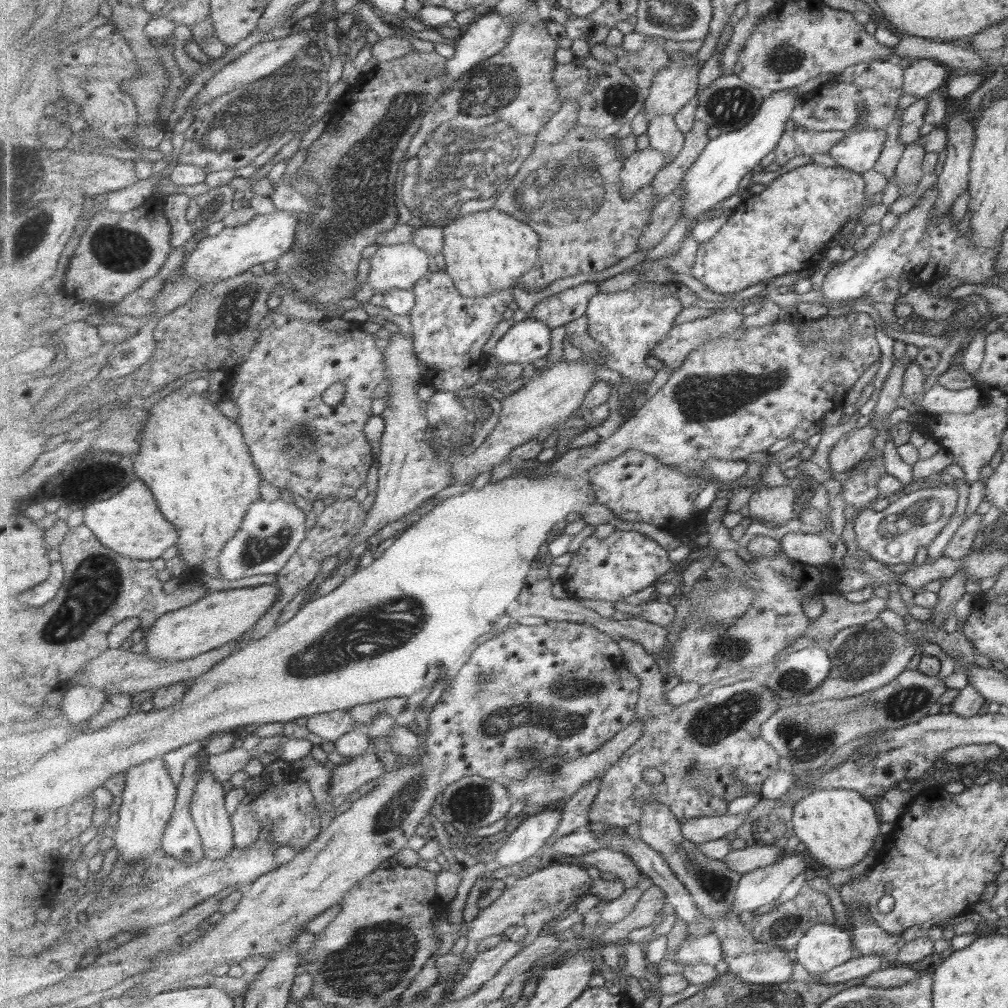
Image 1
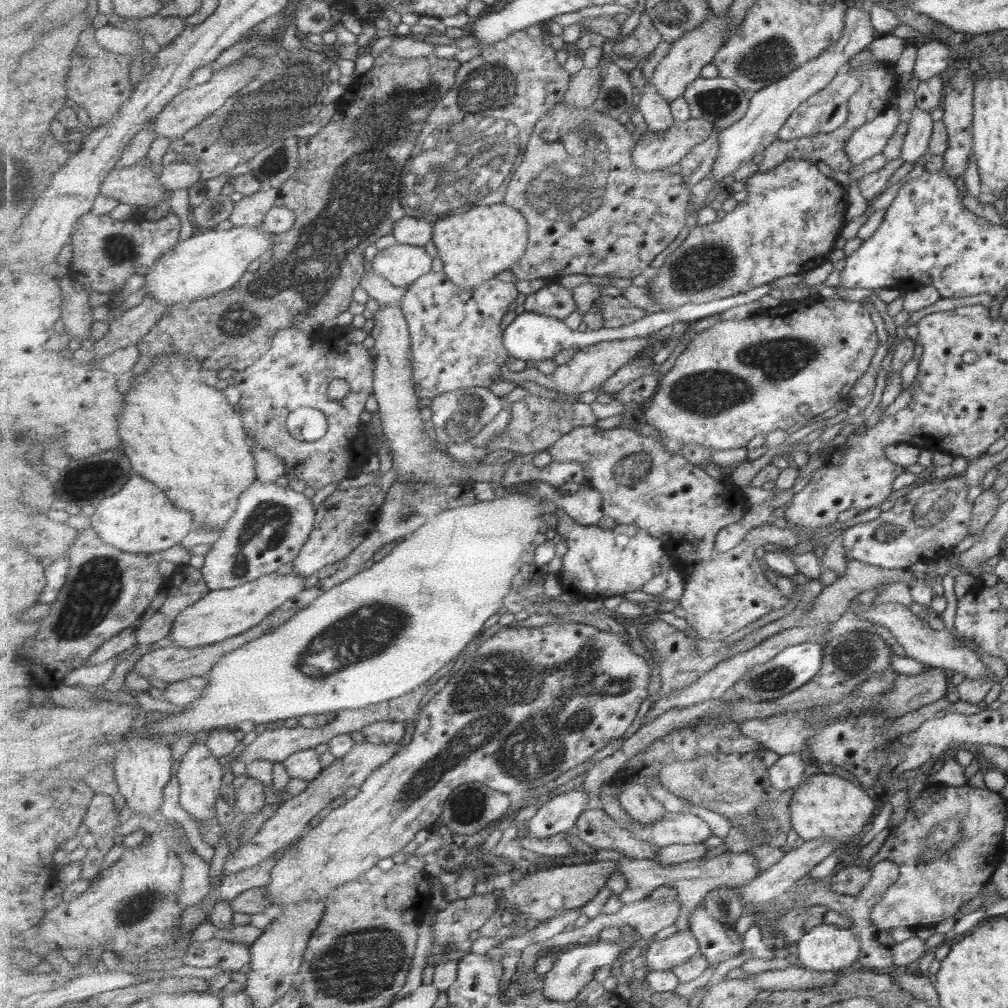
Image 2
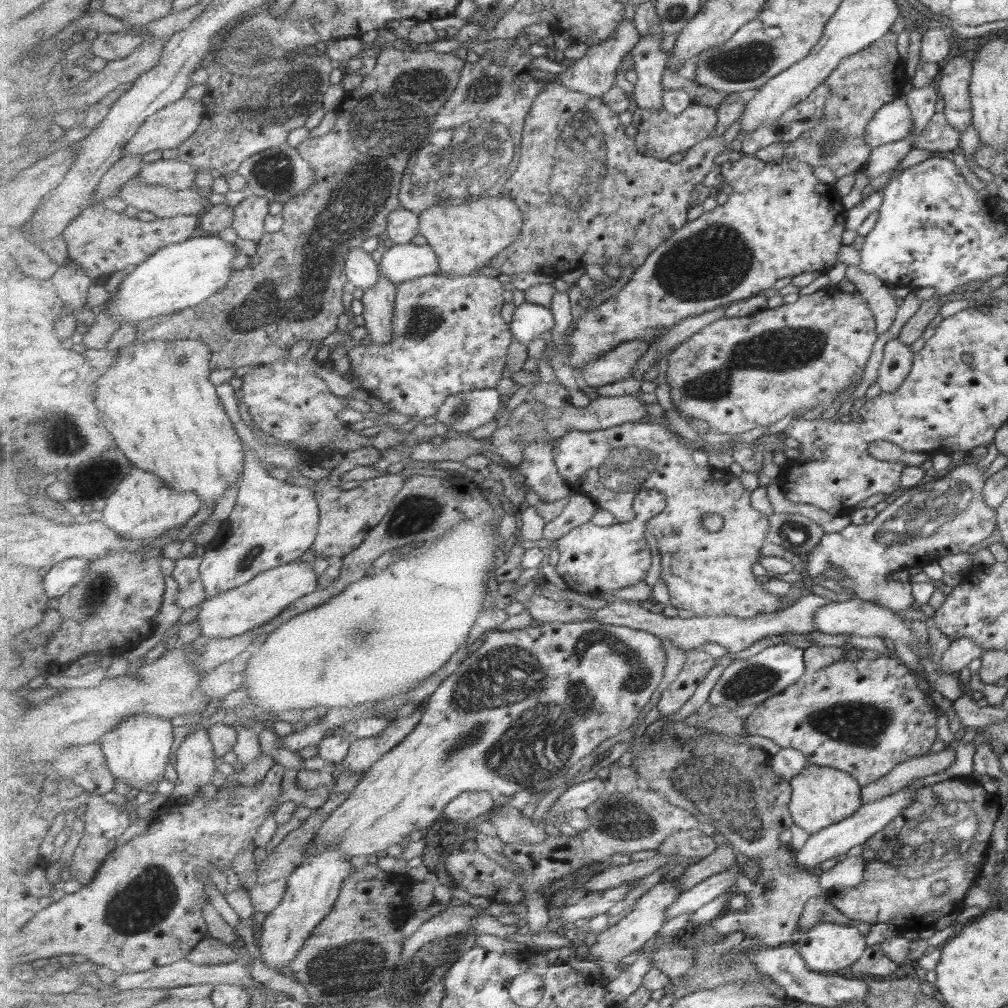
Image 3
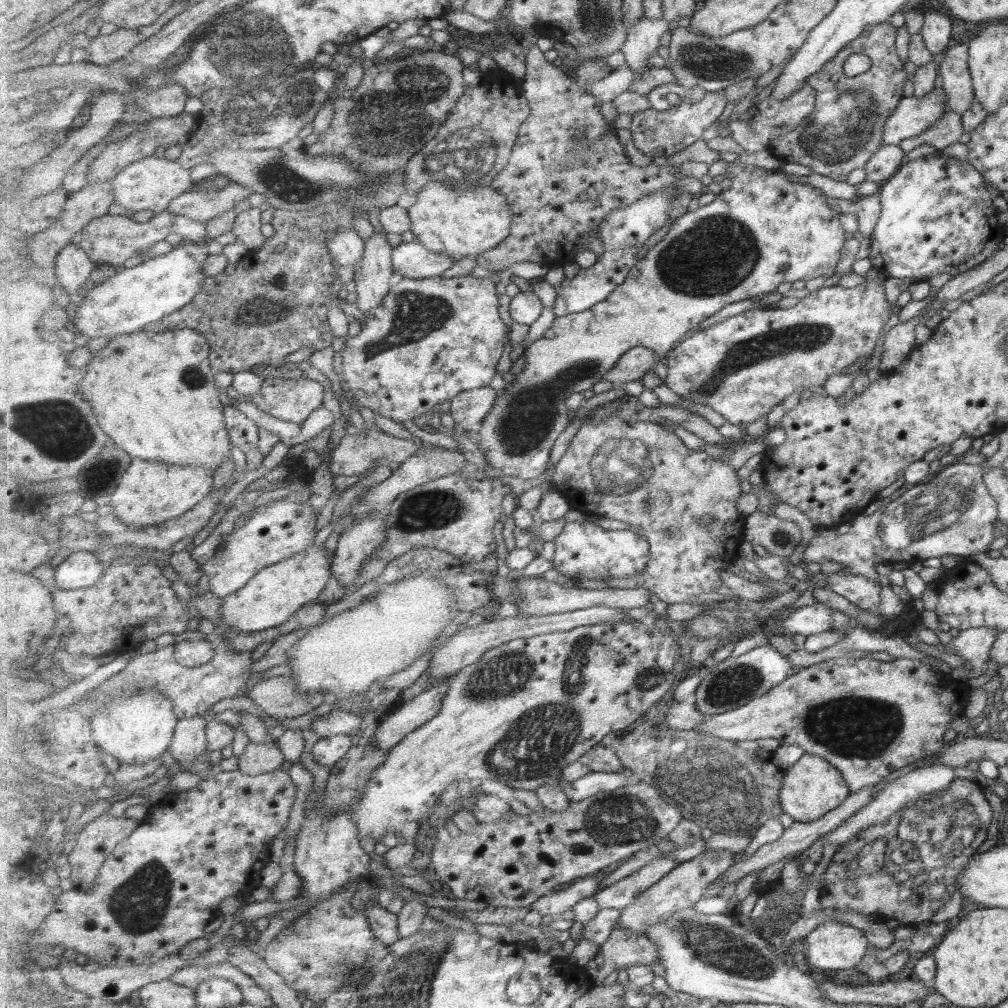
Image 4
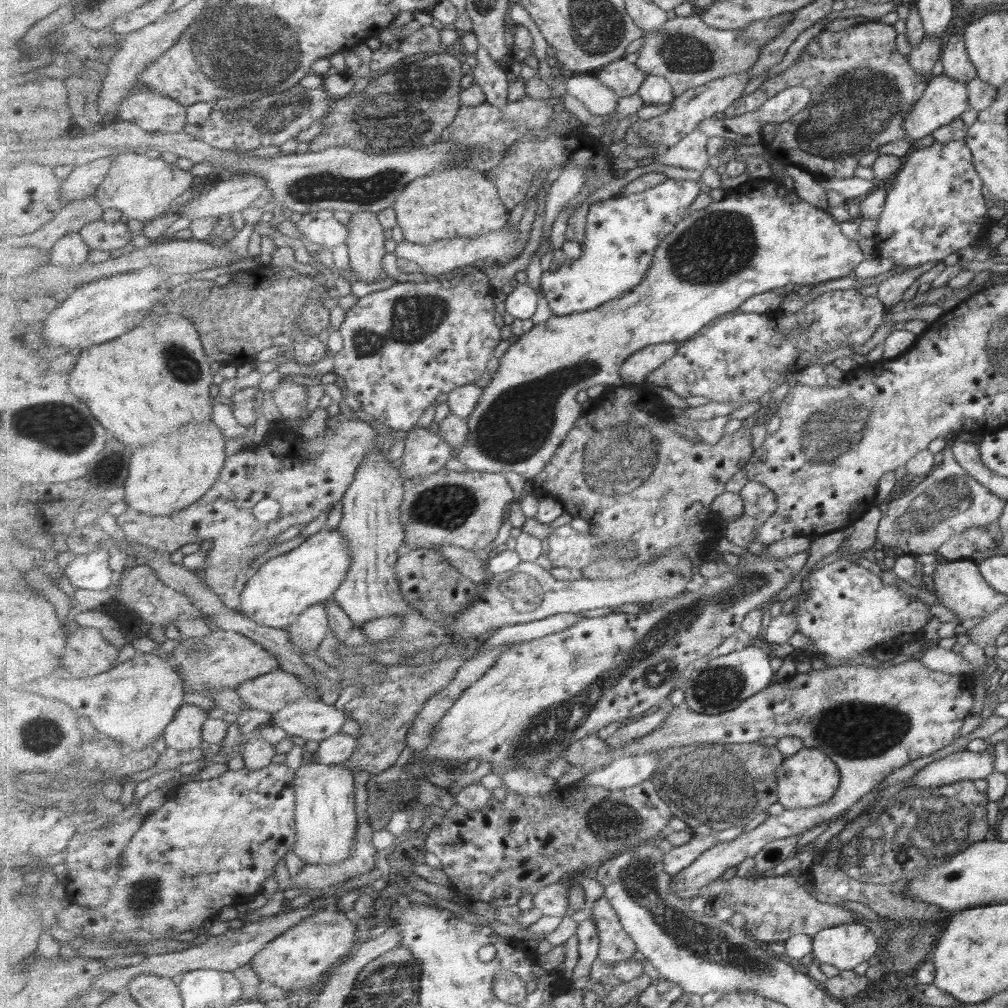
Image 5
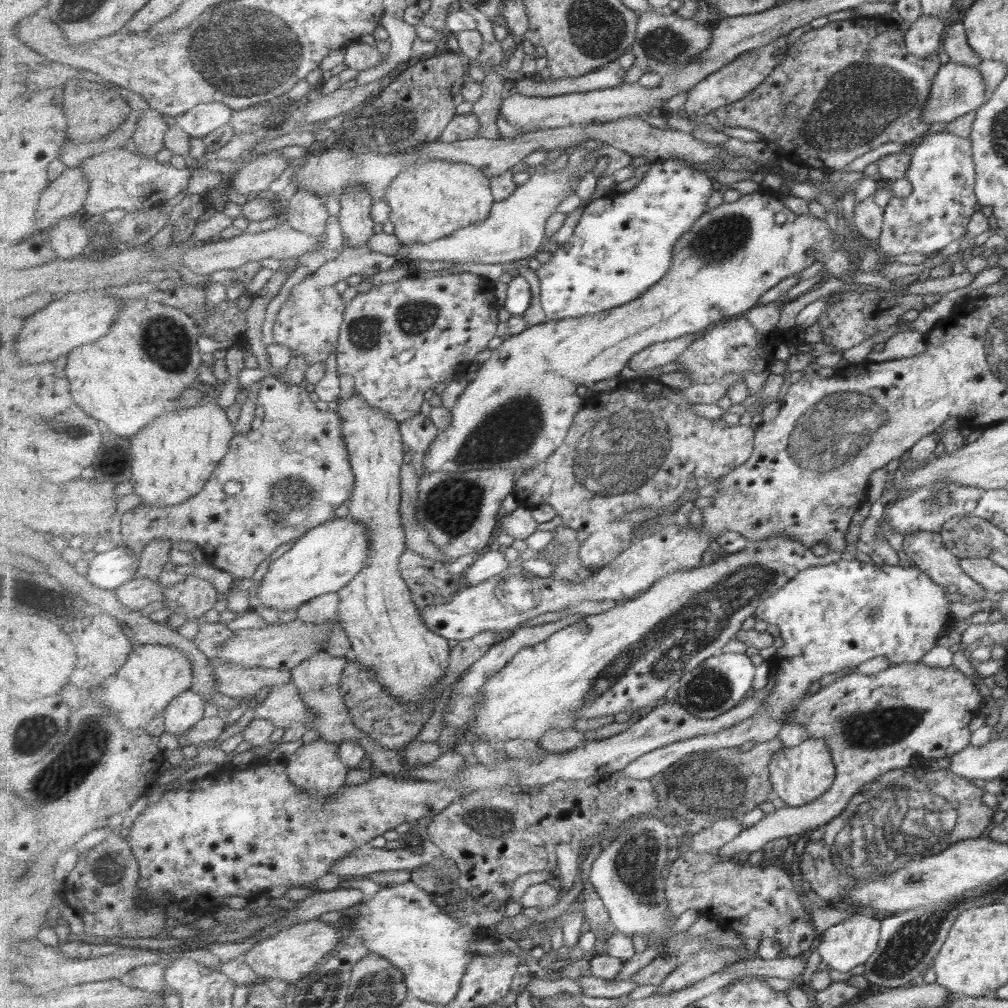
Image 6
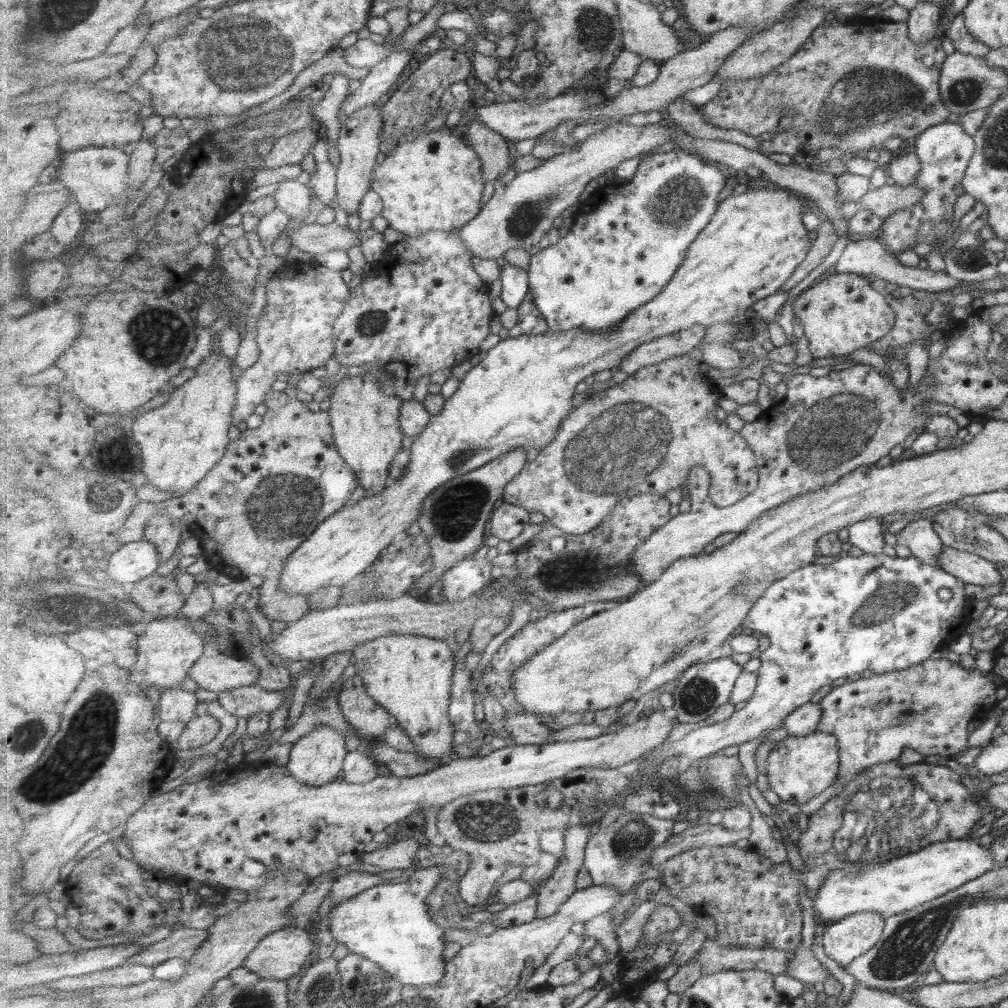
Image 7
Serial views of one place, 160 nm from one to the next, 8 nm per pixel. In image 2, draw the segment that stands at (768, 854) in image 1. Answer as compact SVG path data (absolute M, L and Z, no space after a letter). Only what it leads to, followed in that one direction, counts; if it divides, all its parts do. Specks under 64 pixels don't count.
M727 851L711 860L701 858L665 865L654 860L631 860L626 856L613 862L617 864L617 872L624 876L627 881L626 888L619 894L624 905L643 900L656 888L665 885L672 886L678 892L677 898L682 902L682 913L675 925L680 928L680 931L690 928L692 914L696 909L704 908L703 902L712 890L718 886L733 886L740 889L749 884L761 872L759 859L753 857L753 854L748 851Z

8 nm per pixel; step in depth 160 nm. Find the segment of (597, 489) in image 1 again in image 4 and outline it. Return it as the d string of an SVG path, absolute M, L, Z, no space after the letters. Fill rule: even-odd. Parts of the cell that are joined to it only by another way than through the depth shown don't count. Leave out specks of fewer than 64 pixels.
M611 415L606 419L597 422L585 422L582 423L577 433L572 438L567 451L556 463L557 469L553 473L552 483L553 490L561 493L569 499L570 505L573 509L576 509L584 515L593 515L598 517L611 518L626 522L629 525L639 527L642 530L642 535L649 541L651 549L651 560L647 564L647 568L640 572L640 575L629 578L608 578L607 584L614 589L626 589L626 588L648 588L652 591L652 594L656 595L660 600L667 604L675 604L679 602L695 603L695 598L701 596L701 594L709 594L709 592L716 592L715 588L719 588L723 582L721 581L721 572L725 572L731 564L739 563L739 556L737 554L739 545L743 541L743 534L745 534L745 522L747 522L745 516L738 508L738 498L743 494L742 486L739 479L737 479L737 472L733 469L733 466L729 464L727 459L713 458L705 452L694 451L687 446L685 442L677 436L677 434L671 433L664 426L659 423L651 421L638 421L627 420L619 415ZM710 515L714 517L714 521L708 525L703 526L701 520L705 516Z

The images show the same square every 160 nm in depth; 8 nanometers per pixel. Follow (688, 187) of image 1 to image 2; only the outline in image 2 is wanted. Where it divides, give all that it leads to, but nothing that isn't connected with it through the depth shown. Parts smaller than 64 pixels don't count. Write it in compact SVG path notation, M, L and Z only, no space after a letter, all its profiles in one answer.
M866 4L865 9L861 10L851 5L849 10L845 12L843 36L837 39L837 42L827 52L813 60L808 60L807 63L797 67L795 71L779 82L771 83L768 87L755 92L744 117L720 131L720 151L714 162L715 182L711 194L715 189L723 186L724 183L721 180L725 176L733 174L743 162L751 160L755 154L763 155L778 138L779 131L785 126L795 107L827 86L840 66L845 66L846 61L863 51L871 43L876 35L869 20L867 7L869 4Z

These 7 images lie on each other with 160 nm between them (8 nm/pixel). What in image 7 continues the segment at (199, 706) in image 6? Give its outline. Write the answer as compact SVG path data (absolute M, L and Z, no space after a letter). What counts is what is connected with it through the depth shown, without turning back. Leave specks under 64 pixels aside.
M173 687L161 692L159 702L159 720L163 722L183 722L187 724L193 720L197 710L197 696L195 691L189 692L181 687Z

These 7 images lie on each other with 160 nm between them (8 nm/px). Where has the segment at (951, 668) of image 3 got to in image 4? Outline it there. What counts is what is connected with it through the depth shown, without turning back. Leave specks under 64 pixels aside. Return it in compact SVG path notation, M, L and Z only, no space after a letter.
M991 627L964 628L947 645L971 666L968 679L979 676L990 658L990 648L996 639Z

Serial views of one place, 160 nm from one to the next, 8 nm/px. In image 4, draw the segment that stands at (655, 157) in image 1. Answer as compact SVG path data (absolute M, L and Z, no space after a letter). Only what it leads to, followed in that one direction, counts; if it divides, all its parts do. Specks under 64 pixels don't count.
M706 91L704 97L693 101L690 97L675 103L669 110L651 107L649 110L638 112L632 117L630 132L633 145L647 156L667 158L685 150L693 142L703 138L705 130L721 118L727 108L728 98L725 91Z

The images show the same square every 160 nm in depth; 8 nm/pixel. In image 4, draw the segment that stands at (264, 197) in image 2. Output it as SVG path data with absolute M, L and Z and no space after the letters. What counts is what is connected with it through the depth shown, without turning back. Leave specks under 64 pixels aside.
M251 206L249 209L239 211L232 233L241 240L246 250L263 249L267 238L261 232L261 228L263 228L261 220L263 218L261 218L259 206Z

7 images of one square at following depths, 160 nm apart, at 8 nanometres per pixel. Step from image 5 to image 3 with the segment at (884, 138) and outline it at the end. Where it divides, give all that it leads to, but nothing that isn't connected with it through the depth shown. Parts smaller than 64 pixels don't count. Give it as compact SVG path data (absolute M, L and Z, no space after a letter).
M888 30L869 47L843 58L824 80L830 95L825 98L820 121L802 132L797 139L766 146L759 149L756 156L777 163L800 160L814 167L826 166L837 179L863 169L870 151L863 140L865 127L879 107L901 96L901 89L907 82L904 61L897 54L895 38Z

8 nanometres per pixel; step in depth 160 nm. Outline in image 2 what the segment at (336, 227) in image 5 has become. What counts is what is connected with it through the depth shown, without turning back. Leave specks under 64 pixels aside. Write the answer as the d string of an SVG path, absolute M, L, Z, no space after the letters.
M373 268L363 276L360 287L381 306L399 306L399 308L403 306L402 300L407 292L406 288L397 287L383 276L379 276Z

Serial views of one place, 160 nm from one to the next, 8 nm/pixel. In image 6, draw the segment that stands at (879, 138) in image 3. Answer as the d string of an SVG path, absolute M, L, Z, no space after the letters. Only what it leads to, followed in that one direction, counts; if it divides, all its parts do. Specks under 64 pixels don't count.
M947 61L945 64L938 66L933 77L929 96L922 108L921 120L928 126L934 122L951 122L958 116L963 116L963 114L979 108L986 97L981 75L976 68Z

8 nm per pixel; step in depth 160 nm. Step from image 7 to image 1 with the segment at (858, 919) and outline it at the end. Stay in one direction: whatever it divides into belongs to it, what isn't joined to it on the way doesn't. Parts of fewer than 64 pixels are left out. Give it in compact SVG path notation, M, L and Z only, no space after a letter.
M823 923L808 928L798 938L794 951L793 961L811 975L831 971L856 955L848 931Z

